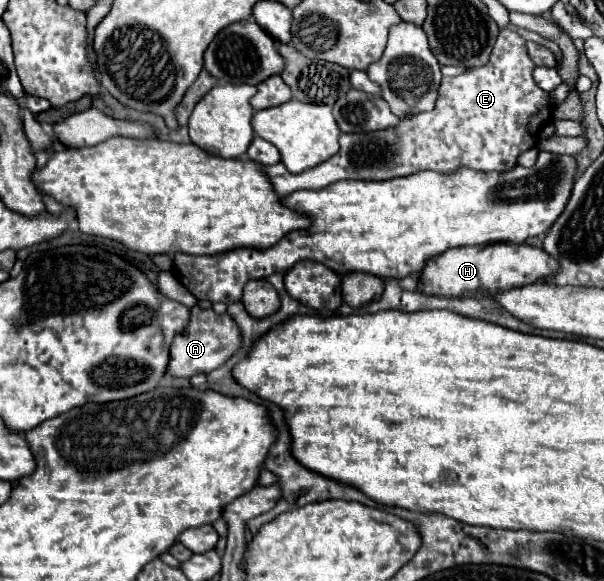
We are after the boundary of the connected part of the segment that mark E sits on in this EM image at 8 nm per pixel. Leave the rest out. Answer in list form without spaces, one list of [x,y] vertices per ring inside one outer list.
[[[502,30],[494,48],[492,48],[492,54],[490,54],[490,62],[486,66],[480,66],[480,68],[472,68],[468,70],[466,74],[462,76],[456,76],[456,78],[442,78],[442,84],[440,84],[440,92],[438,92],[438,100],[436,100],[436,108],[432,112],[420,112],[416,116],[410,116],[410,120],[400,120],[400,124],[396,128],[388,128],[388,130],[380,130],[380,132],[370,132],[370,134],[340,134],[340,150],[336,156],[332,156],[330,160],[314,166],[312,170],[304,170],[300,174],[292,174],[284,168],[284,164],[274,164],[274,166],[262,166],[262,172],[268,176],[270,184],[272,184],[272,190],[278,194],[278,196],[288,196],[296,190],[322,190],[338,180],[390,180],[390,178],[398,178],[398,176],[410,176],[410,174],[416,174],[416,172],[422,172],[422,170],[434,170],[434,172],[440,172],[440,174],[452,174],[456,172],[458,168],[466,166],[466,168],[474,168],[474,170],[480,170],[480,172],[506,172],[510,168],[516,166],[516,158],[530,150],[534,144],[536,144],[536,136],[540,132],[540,128],[544,126],[544,122],[550,120],[552,116],[552,102],[548,98],[548,94],[544,94],[544,90],[540,90],[536,86],[536,82],[532,80],[532,70],[536,66],[532,64],[526,48],[524,48],[524,38],[518,36],[516,32],[512,30]]]

